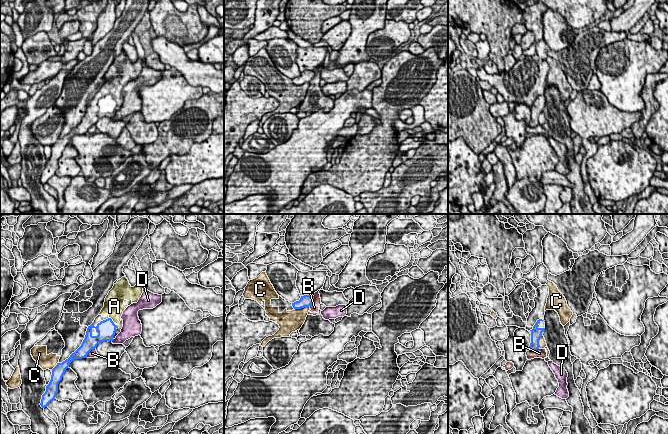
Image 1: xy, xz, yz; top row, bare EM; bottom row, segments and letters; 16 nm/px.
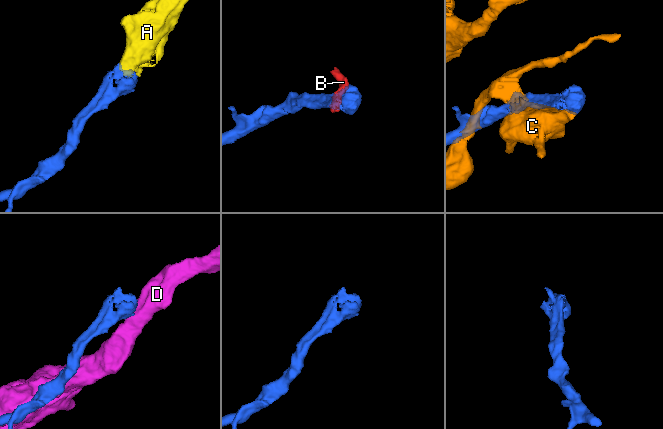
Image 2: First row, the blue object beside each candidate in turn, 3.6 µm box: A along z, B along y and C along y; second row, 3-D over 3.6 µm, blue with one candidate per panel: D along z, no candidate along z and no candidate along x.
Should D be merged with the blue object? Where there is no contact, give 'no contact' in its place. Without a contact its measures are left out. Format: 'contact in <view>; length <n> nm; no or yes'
no contact; no

